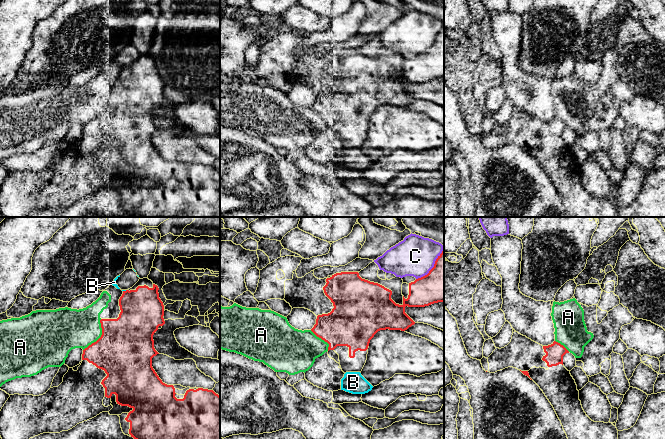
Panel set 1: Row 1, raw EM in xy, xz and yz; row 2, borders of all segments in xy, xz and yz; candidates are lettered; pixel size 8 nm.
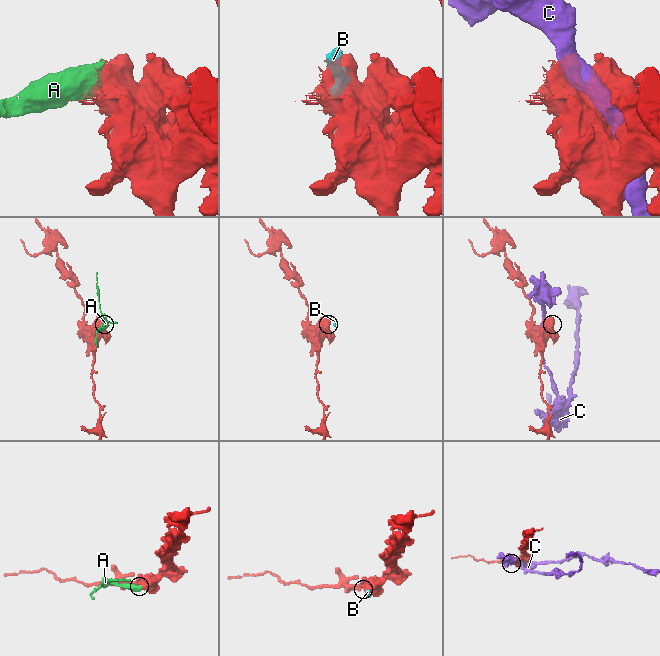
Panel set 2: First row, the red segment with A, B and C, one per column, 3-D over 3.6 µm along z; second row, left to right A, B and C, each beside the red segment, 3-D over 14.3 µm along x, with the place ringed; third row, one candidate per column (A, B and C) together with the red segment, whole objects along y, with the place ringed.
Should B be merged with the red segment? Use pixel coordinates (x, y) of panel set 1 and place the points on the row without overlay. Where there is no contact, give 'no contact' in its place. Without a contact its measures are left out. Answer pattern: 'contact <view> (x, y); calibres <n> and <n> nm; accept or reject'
contact xy (124, 67); calibres 340 and 20 nm; reject

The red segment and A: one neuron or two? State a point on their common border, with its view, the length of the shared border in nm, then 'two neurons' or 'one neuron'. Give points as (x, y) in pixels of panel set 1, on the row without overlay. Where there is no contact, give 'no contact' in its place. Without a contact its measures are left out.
contact xy (101, 112); length 300 nm; two neurons

